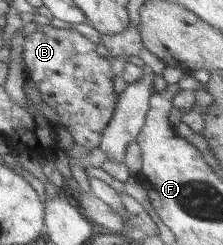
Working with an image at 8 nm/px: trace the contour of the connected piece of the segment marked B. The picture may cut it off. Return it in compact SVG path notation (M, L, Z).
M50 25L37 26L32 34L24 37L21 57L24 63L24 75L37 87L41 101L47 107L55 109L59 117L58 126L69 133L73 138L73 144L81 145L89 150L98 147L101 131L107 127L116 99L110 63L95 53L95 44L70 28L56 29Z

